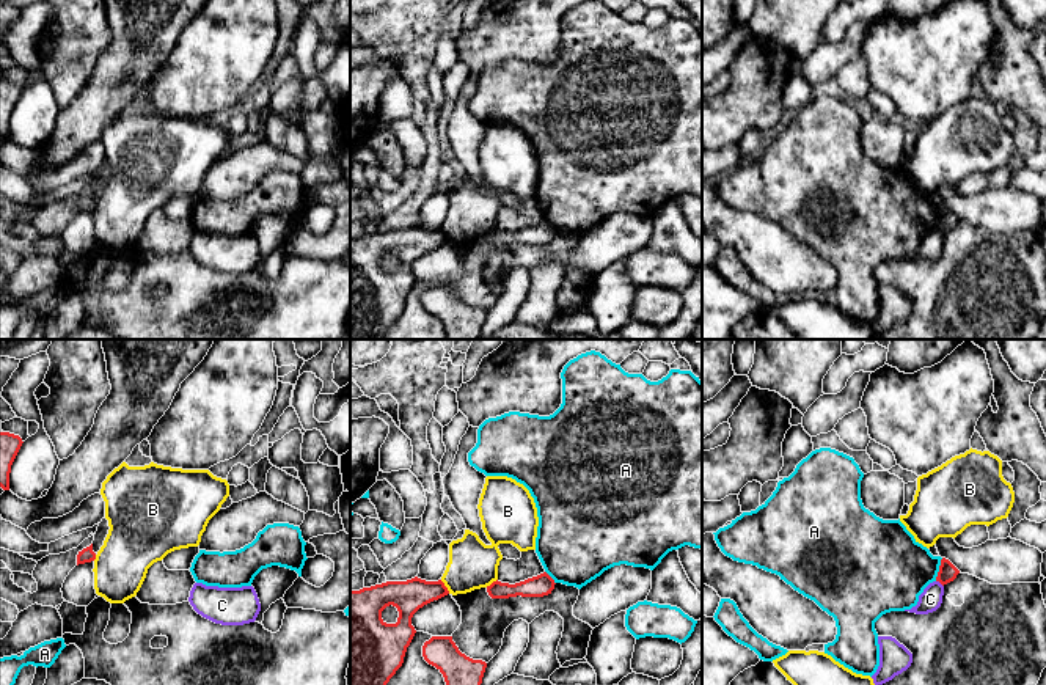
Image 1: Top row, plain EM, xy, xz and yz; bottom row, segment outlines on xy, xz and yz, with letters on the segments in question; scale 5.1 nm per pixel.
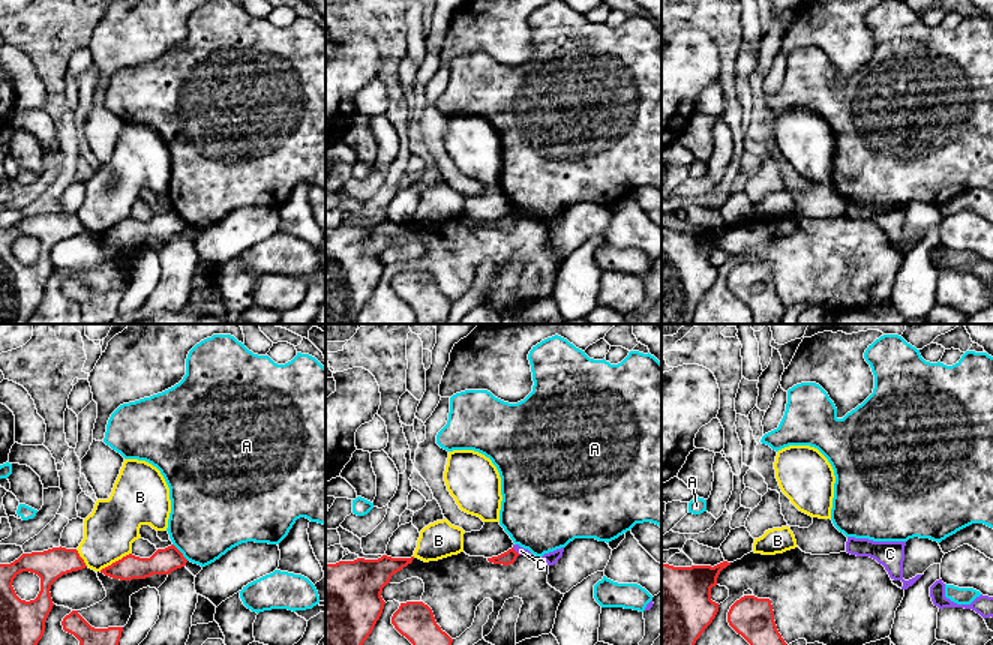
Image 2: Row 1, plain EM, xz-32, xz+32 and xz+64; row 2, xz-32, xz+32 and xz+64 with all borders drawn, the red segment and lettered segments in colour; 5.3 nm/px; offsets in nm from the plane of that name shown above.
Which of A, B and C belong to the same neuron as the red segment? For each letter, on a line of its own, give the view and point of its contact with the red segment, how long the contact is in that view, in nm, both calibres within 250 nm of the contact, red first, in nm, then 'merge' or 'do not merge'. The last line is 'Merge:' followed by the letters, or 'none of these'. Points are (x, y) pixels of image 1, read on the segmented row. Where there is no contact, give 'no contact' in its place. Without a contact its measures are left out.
A: yz (939, 569) | 130 nm | 100/380 nm | do not merge
B: xz (445, 586) | 90 nm | 160/240 nm | do not merge
C: yz (939, 582) | 50 nm | 100/110 nm | do not merge
Merge: none of these

